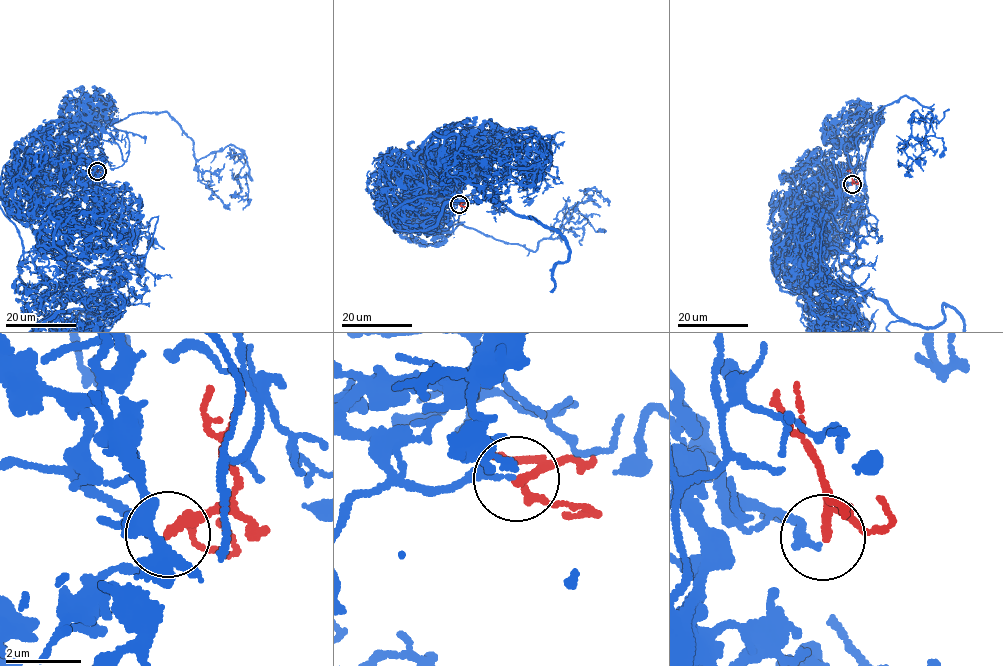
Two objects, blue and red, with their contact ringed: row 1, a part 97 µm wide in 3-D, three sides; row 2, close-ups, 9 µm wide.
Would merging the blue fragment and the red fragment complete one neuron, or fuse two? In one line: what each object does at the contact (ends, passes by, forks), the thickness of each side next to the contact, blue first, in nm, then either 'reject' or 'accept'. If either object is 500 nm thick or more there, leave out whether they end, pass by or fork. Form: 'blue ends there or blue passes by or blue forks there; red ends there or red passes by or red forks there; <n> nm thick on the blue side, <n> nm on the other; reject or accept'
blue ends there; red passes by; 160 nm thick on the blue side, 180 nm on the other; accept

